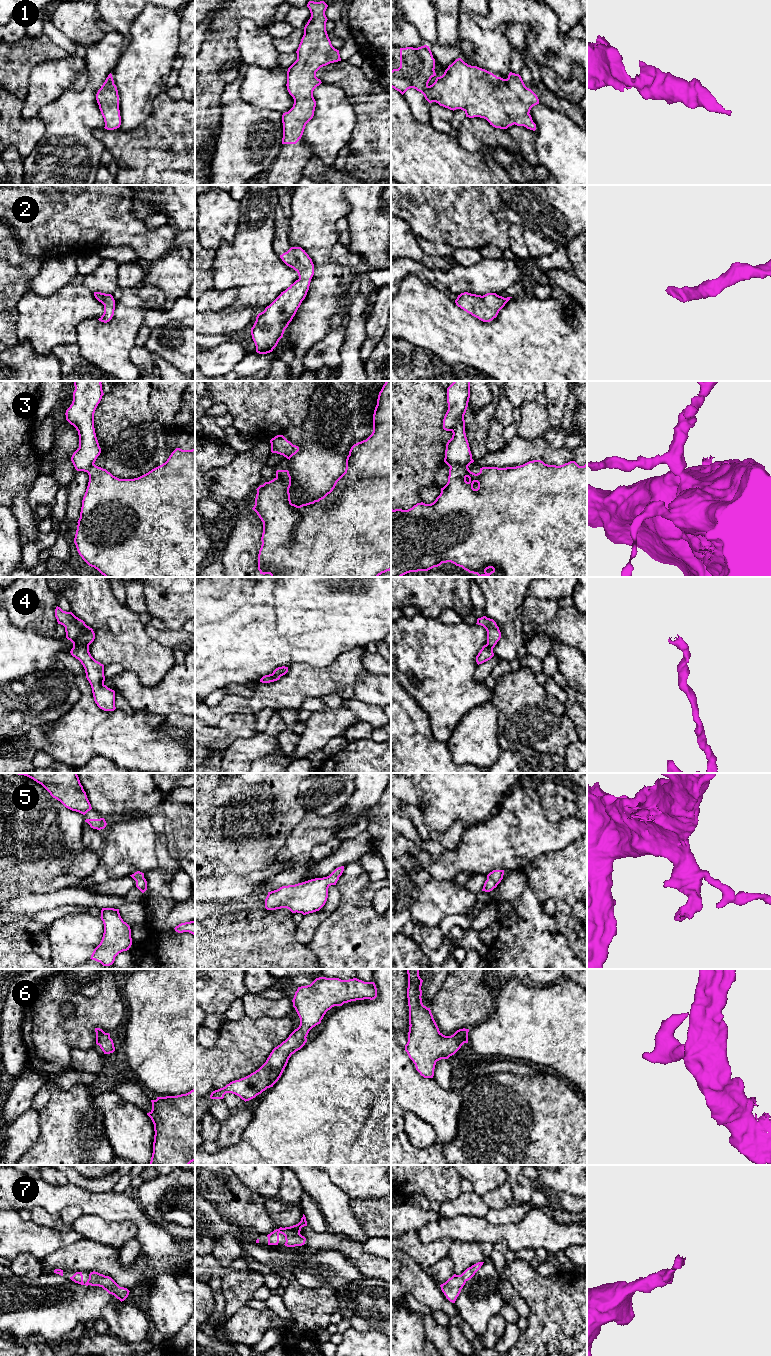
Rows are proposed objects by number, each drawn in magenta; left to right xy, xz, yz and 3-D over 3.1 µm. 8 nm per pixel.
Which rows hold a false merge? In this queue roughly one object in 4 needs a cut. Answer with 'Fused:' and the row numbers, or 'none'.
Fused: none

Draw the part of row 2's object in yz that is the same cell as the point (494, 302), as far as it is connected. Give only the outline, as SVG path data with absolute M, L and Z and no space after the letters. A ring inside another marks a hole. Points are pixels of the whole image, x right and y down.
M468 292L458 295L455 303L458 307L483 322L490 322L512 297L504 298L496 293L483 296Z

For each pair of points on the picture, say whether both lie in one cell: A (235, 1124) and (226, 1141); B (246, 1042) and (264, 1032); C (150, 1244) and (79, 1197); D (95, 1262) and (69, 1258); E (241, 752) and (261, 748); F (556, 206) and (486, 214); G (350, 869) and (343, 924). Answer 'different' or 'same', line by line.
A: same
B: same
C: same
D: same
E: same
F: different
G: same

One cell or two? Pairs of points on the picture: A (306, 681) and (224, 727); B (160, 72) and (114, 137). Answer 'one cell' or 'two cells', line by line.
A: two cells
B: two cells

